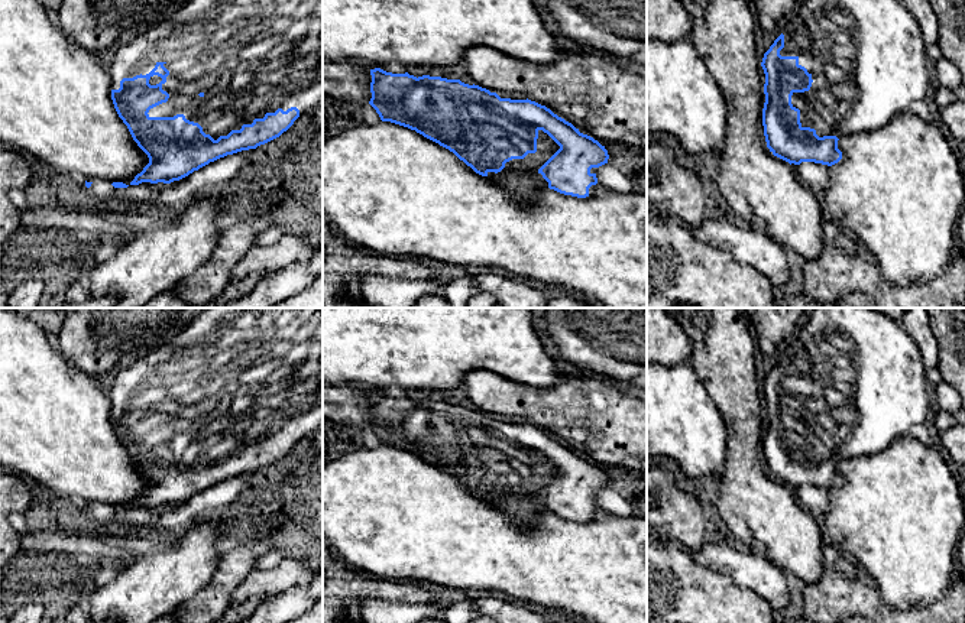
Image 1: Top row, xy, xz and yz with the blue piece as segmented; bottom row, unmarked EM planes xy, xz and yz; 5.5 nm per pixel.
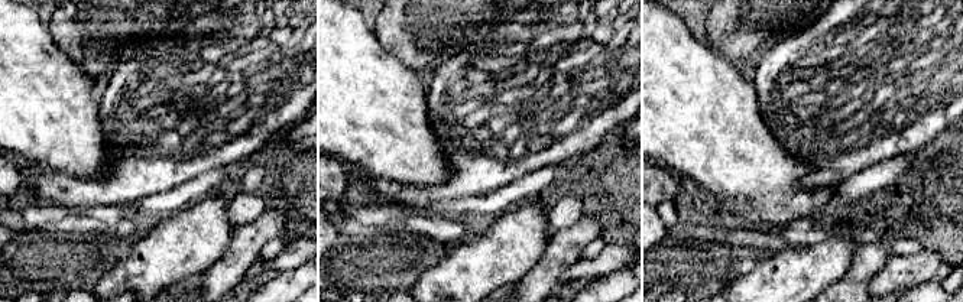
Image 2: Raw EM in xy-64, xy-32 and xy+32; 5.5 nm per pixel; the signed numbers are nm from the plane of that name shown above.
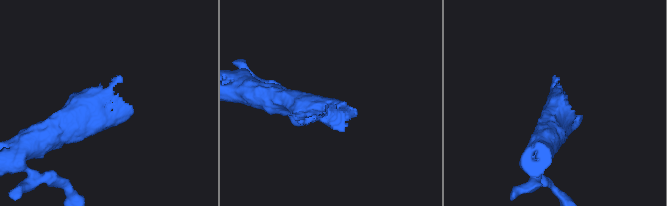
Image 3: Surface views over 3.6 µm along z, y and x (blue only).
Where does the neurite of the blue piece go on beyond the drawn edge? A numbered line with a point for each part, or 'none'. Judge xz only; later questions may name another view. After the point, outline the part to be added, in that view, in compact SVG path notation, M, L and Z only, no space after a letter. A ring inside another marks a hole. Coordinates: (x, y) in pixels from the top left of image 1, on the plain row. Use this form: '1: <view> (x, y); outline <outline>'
1: xz (520, 502); outline M538 454L535 477L528 477L524 483L506 486L501 496L488 496L488 502L505 513L519 530L530 532L535 519L548 512L548 506L538 493L558 473L560 470L547 457Z

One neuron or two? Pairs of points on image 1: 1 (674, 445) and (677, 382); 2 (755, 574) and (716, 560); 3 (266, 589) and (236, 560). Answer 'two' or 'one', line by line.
1: one
2: one
3: two

